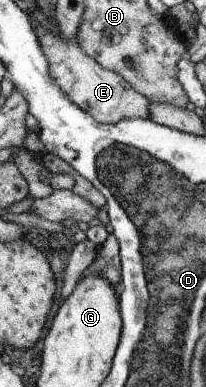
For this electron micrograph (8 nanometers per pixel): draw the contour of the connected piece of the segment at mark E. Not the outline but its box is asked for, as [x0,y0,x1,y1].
[38,29,150,124]

